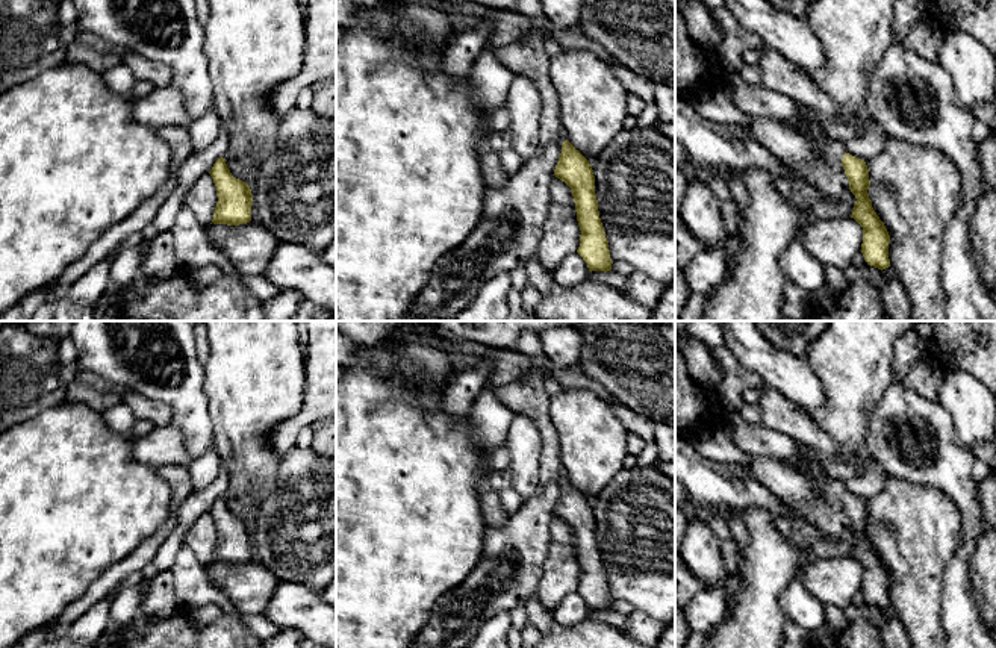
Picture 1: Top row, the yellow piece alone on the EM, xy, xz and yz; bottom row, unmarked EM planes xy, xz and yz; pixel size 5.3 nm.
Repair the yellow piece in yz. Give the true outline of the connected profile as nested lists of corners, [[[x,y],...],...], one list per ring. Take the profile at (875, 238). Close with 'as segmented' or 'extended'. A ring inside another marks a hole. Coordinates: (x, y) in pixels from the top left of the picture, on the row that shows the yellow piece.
[[[751,118],[743,129],[767,147],[796,177],[814,185],[822,194],[839,198],[851,191],[857,198],[851,218],[863,227],[864,260],[881,271],[890,266],[890,235],[872,207],[867,194],[869,170],[864,160],[849,154],[842,142],[810,141],[770,118]]]; extended

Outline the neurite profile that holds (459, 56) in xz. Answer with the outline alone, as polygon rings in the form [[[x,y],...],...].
[[[486,9],[486,17],[478,27],[456,35],[454,42],[444,50],[444,58],[439,64],[439,70],[444,74],[451,79],[471,76],[472,64],[487,45],[493,21],[500,12],[498,9]]]

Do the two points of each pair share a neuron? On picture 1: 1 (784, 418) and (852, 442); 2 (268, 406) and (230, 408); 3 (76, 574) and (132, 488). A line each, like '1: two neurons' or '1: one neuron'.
1: two neurons
2: one neuron
3: one neuron

